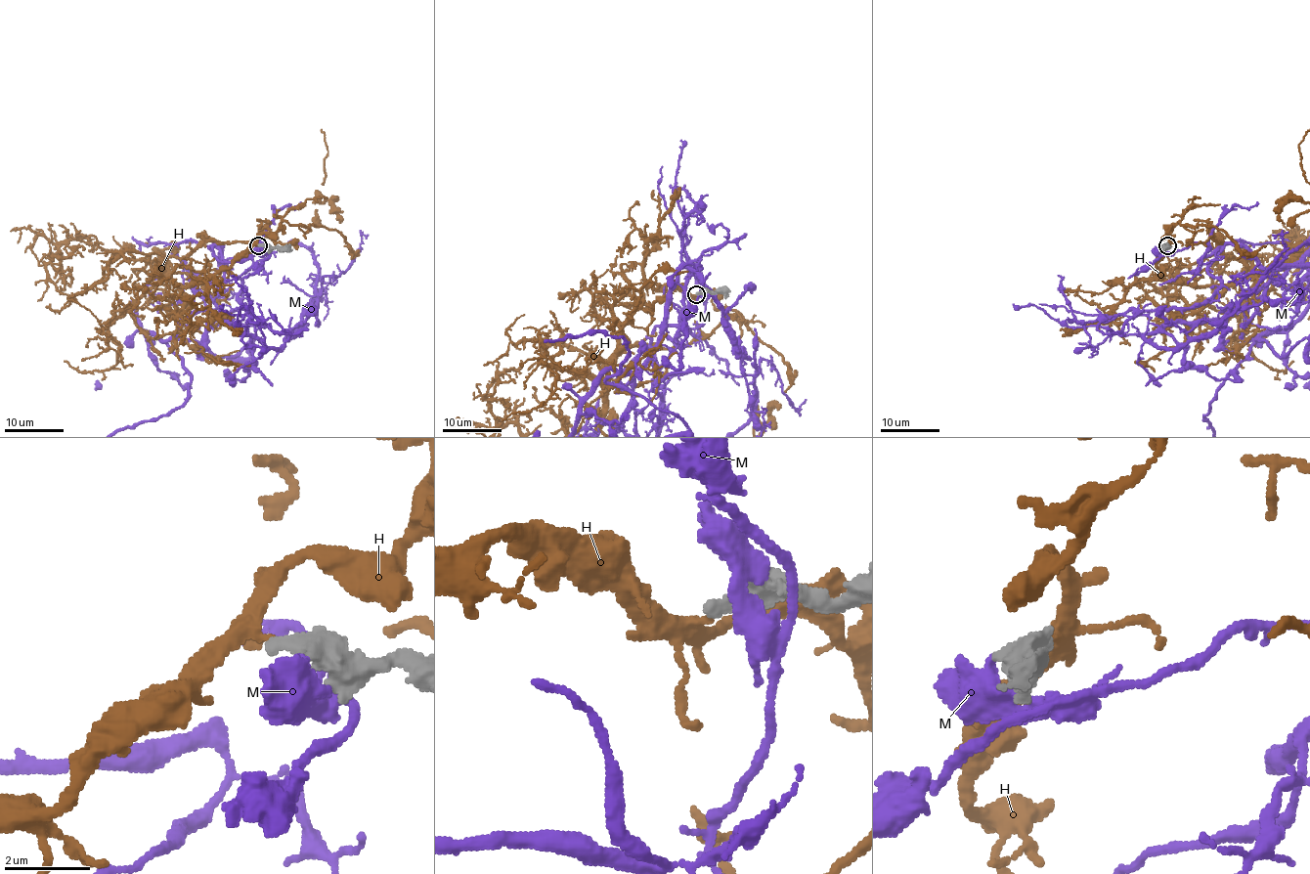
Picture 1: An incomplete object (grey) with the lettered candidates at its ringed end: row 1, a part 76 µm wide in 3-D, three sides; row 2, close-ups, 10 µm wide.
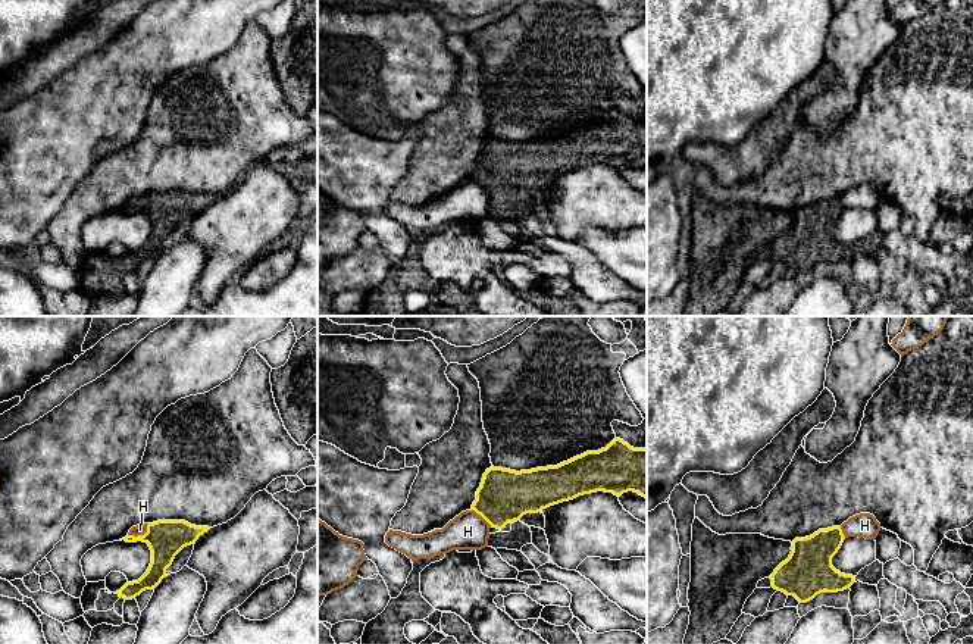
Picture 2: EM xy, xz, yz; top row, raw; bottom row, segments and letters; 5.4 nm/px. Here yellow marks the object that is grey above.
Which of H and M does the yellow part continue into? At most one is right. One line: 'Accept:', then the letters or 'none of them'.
Accept: none of them

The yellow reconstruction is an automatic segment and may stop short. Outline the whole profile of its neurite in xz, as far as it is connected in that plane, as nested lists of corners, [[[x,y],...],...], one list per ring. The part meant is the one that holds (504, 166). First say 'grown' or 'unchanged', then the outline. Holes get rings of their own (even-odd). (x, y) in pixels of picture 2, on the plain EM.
unchanged; [[[614,109],[606,119],[586,122],[557,137],[520,143],[491,137],[484,144],[472,181],[492,198],[503,200],[526,184],[538,184],[550,176],[597,162],[613,163],[617,168],[633,162],[647,169],[647,119],[633,119],[623,110]]]

